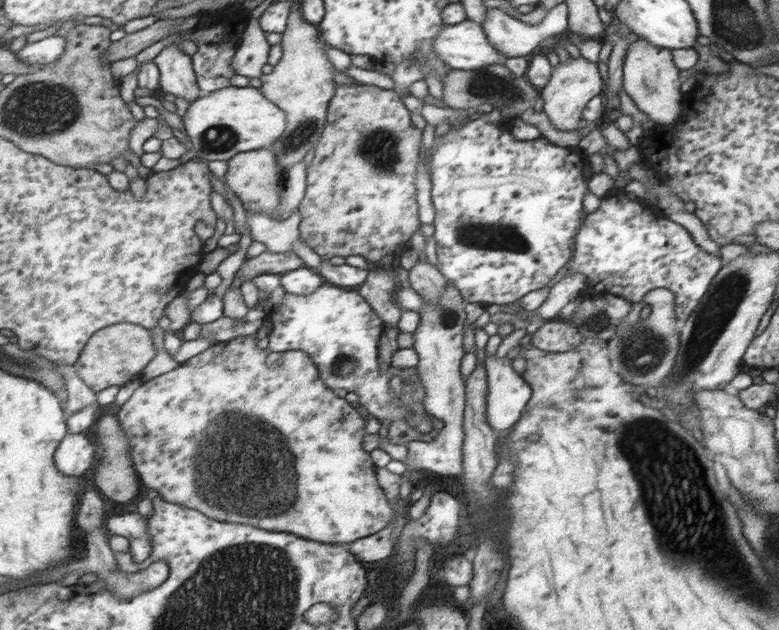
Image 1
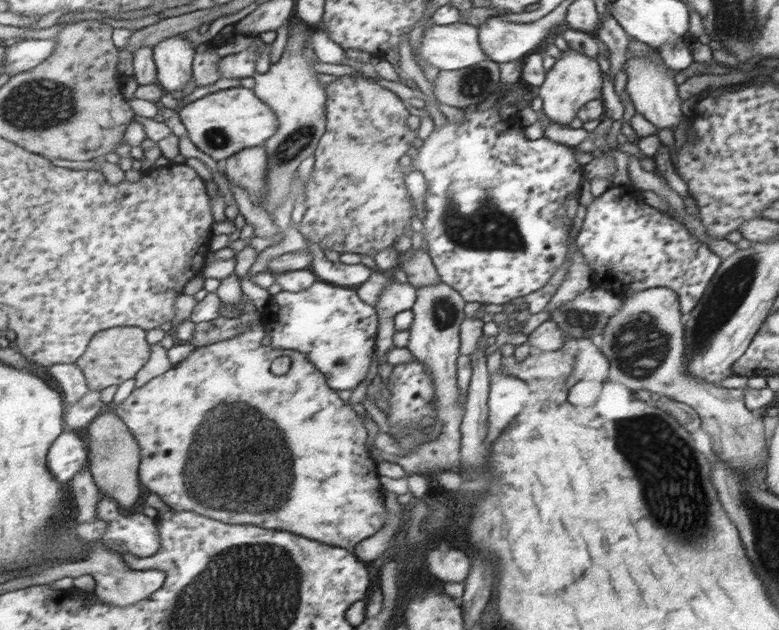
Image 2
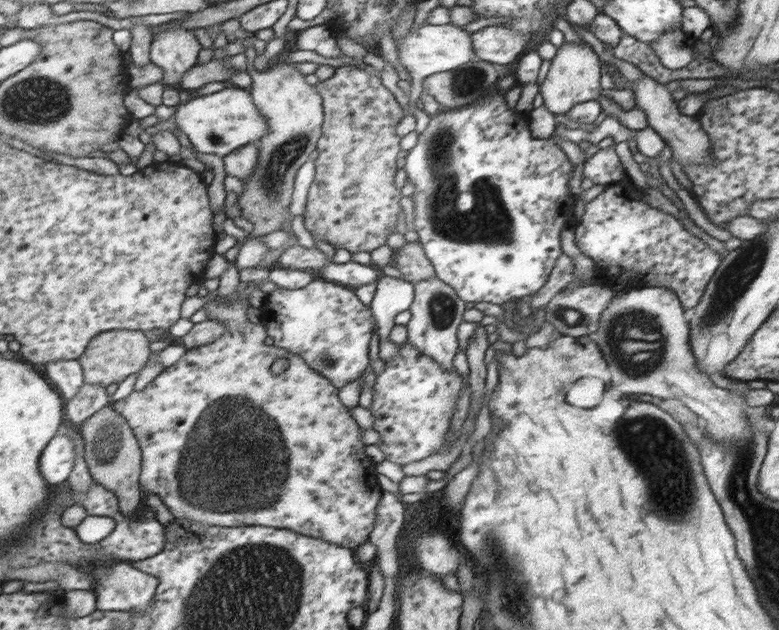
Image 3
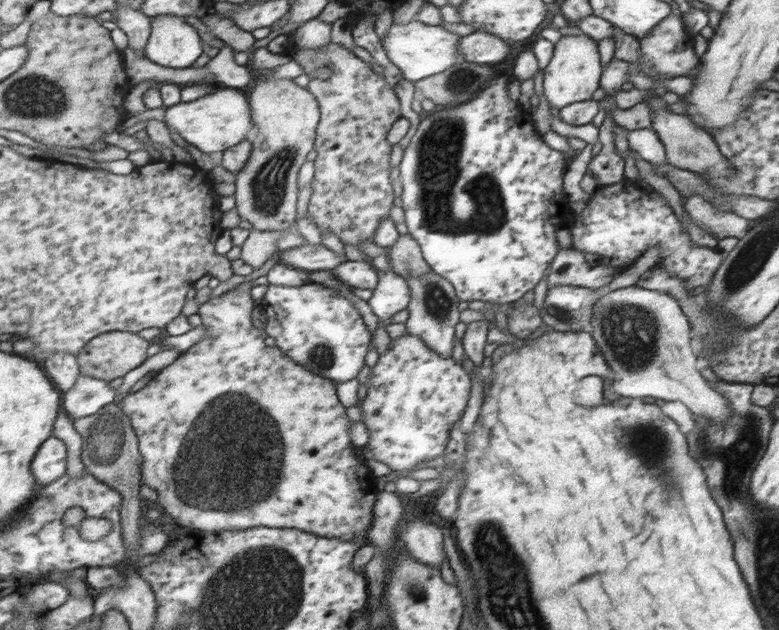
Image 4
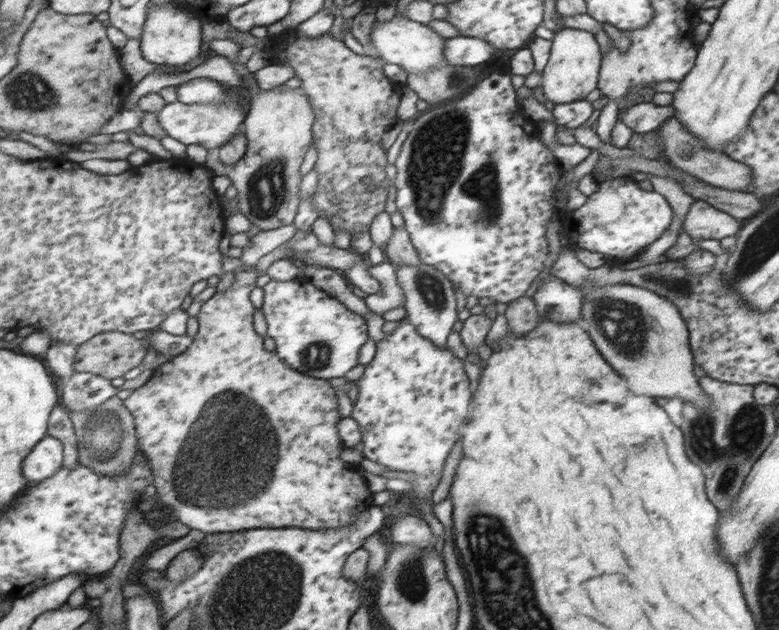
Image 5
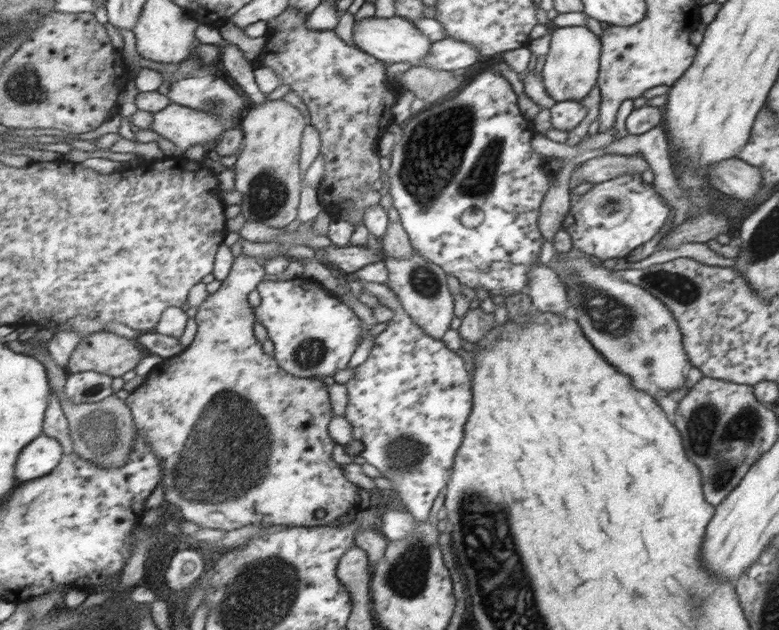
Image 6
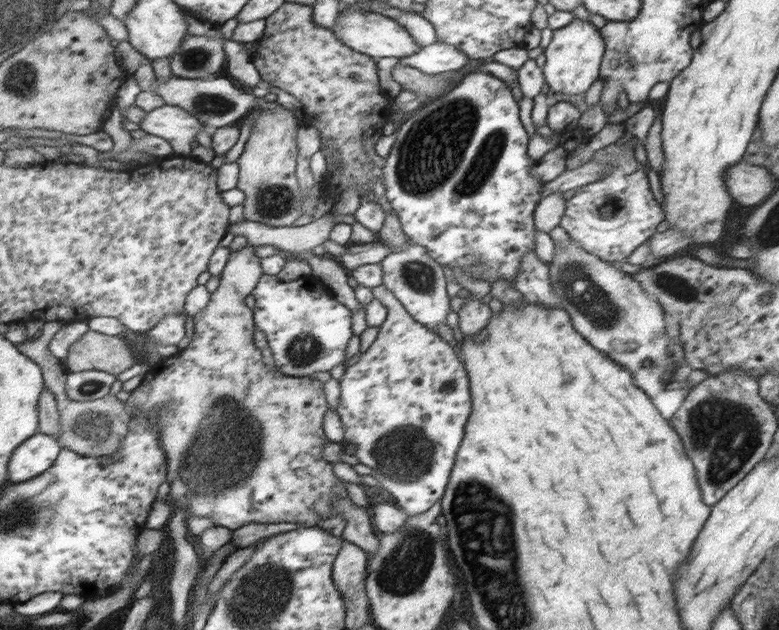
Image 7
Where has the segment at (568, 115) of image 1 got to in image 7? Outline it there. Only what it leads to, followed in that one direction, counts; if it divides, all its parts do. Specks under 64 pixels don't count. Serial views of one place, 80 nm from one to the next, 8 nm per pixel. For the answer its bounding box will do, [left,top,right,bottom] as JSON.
[542,19,605,94]

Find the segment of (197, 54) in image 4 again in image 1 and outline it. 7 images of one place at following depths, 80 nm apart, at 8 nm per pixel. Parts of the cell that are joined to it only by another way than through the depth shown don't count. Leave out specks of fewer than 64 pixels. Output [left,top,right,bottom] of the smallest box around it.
[151,43,204,103]

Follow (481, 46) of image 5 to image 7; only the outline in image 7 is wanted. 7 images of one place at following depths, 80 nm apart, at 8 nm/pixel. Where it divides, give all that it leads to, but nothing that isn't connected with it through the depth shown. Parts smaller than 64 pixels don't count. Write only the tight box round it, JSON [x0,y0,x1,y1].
[400,42,468,74]

